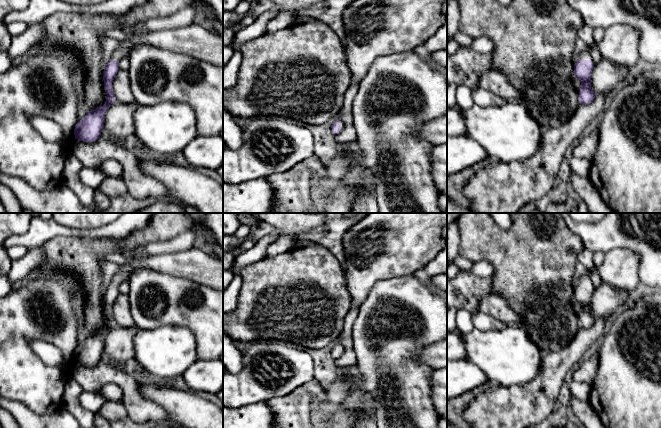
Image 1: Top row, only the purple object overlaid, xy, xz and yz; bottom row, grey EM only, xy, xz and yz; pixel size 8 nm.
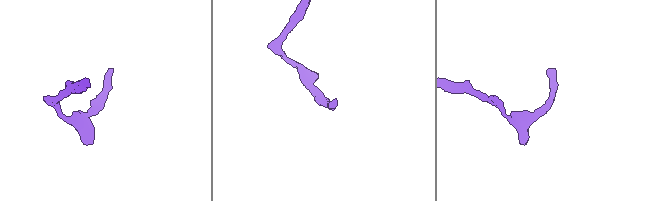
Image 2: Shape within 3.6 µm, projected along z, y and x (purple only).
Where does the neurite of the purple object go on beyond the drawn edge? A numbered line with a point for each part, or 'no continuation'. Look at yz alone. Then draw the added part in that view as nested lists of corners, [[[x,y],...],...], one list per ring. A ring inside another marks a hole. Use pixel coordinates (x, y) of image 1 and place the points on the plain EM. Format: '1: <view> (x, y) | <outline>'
1: yz (585, 279) | [[[589,271],[587,274],[583,275],[579,279],[579,284],[592,284],[591,278],[591,271]]]

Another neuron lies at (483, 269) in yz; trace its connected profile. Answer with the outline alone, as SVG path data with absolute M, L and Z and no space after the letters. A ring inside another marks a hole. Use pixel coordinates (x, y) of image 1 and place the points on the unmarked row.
M486 260L475 262L471 271L477 277L488 278L493 274L493 265Z

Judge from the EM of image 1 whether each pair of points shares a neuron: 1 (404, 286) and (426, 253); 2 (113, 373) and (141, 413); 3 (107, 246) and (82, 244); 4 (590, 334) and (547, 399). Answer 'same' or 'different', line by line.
1: different
2: same
3: same
4: same

